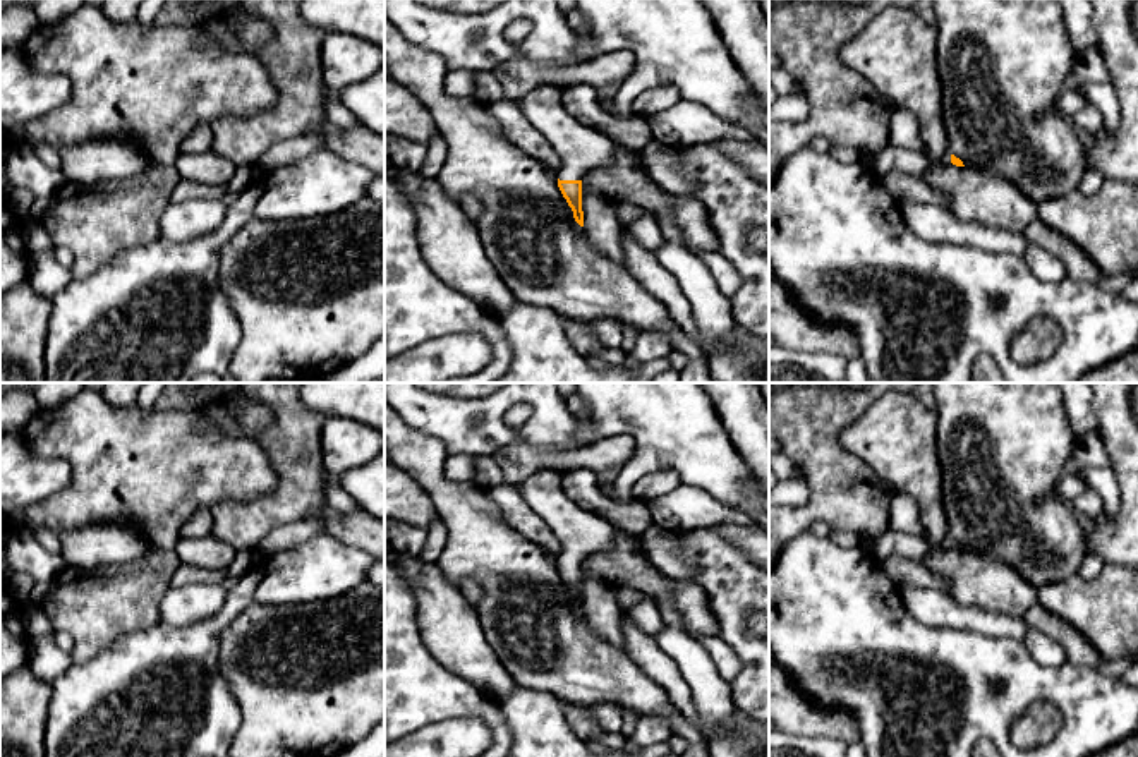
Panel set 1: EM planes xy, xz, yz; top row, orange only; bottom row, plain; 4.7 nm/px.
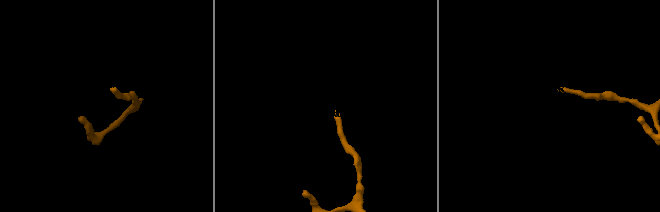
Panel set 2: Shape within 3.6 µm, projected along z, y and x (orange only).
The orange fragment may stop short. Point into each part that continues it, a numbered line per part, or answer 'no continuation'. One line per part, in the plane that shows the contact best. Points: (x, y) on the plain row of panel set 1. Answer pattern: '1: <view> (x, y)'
1: xz (581, 534)

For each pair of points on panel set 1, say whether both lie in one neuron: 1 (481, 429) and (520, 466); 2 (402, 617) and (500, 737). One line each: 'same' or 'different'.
1: different
2: same

